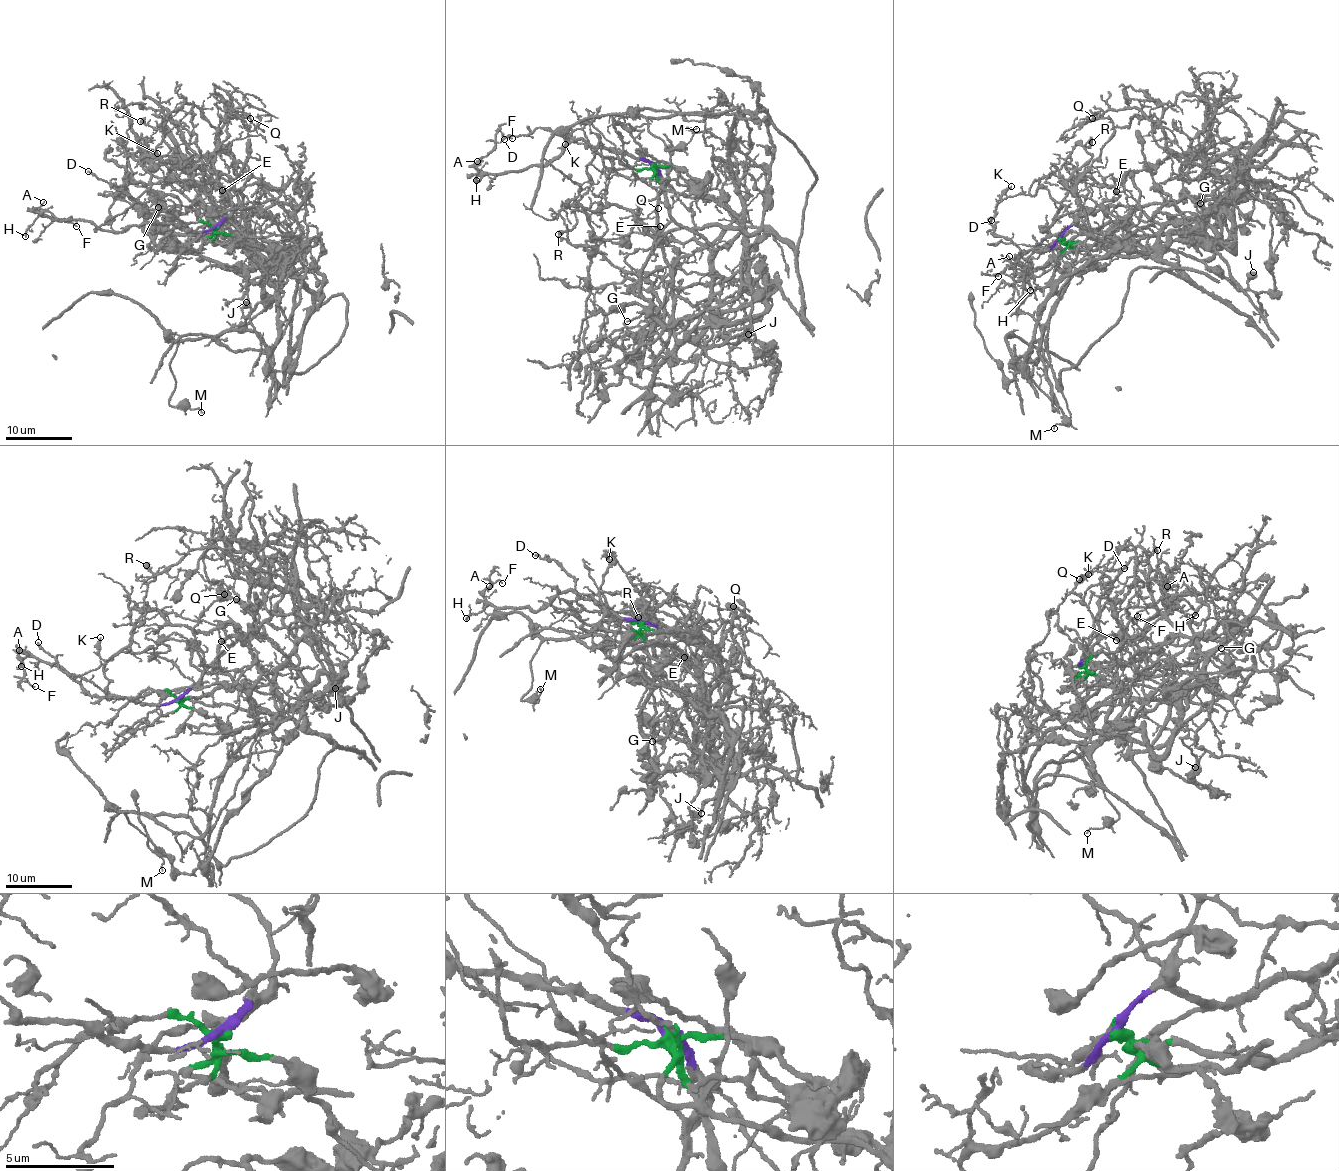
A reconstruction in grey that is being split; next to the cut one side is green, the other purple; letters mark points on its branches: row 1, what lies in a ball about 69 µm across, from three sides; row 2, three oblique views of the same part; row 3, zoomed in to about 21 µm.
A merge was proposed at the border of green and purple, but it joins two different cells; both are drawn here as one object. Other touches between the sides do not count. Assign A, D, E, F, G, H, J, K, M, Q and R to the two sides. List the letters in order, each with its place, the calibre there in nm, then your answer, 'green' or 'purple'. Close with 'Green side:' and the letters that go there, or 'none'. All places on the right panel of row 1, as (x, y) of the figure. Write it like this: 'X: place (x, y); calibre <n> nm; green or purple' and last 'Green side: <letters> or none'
A: place (1009, 256); calibre 120 nm; purple
D: place (991, 220); calibre 200 nm; purple
E: place (1116, 191); calibre 110 nm; purple
F: place (998, 276); calibre 100 nm; purple
G: place (1200, 203); calibre 140 nm; green
H: place (1030, 290); calibre 120 nm; purple
J: place (1253, 272); calibre 500 nm; green
K: place (1011, 186); calibre 240 nm; purple
M: place (1054, 428); calibre 120 nm; green
Q: place (1092, 118); calibre 160 nm; purple
R: place (1092, 142); calibre 480 nm; purple
Green side: G, J, M

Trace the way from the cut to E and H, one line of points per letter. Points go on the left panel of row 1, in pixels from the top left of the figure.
E: (216, 227), (225, 217), (214, 225), (207, 219), (222, 199), (222, 191)
H: (216, 227), (201, 232), (178, 228), (174, 224), (155, 223), (108, 232), (84, 220), (38, 216), (25, 236)

